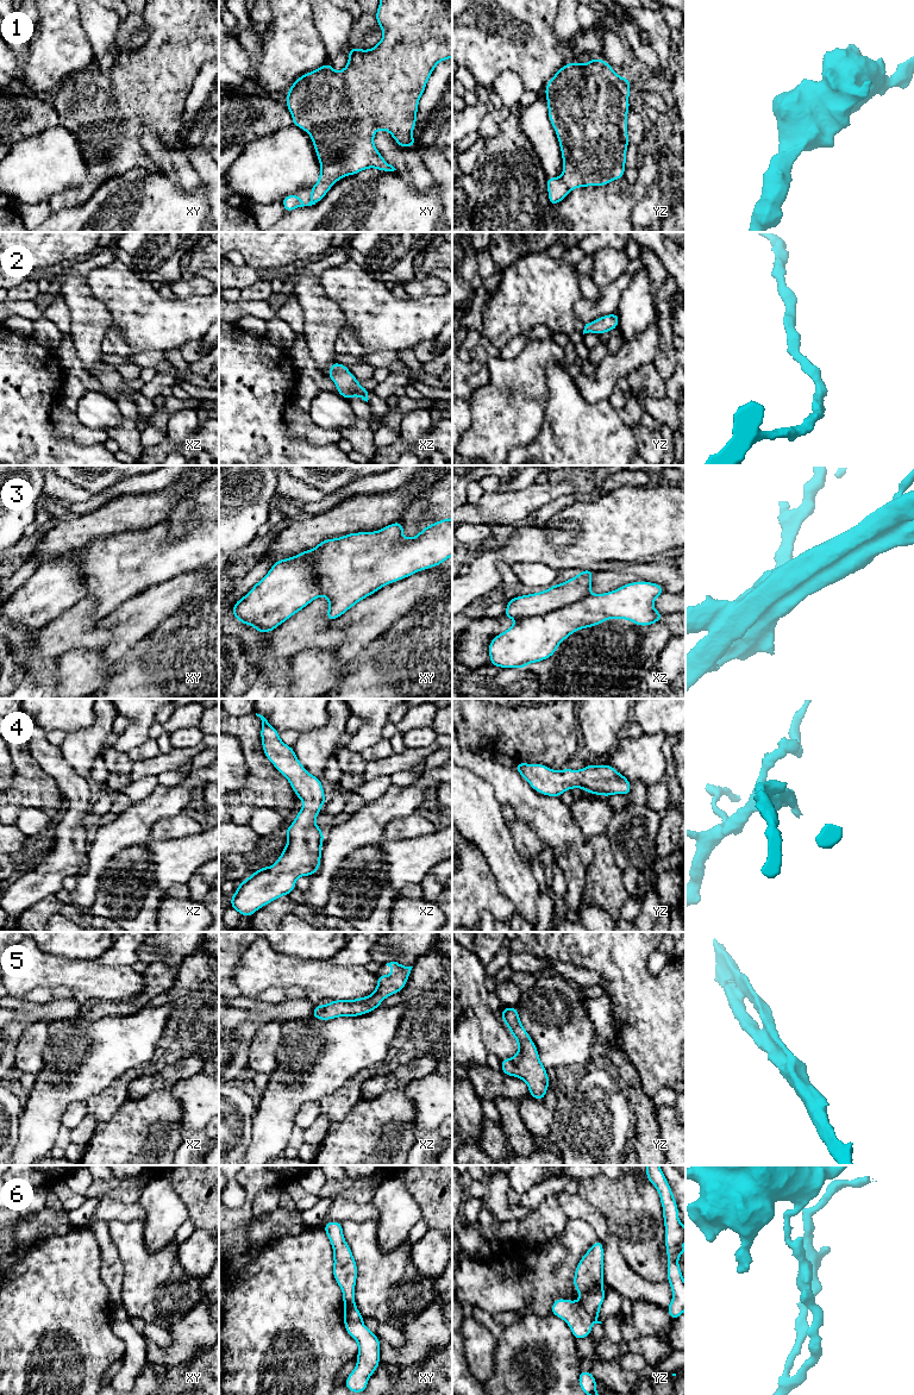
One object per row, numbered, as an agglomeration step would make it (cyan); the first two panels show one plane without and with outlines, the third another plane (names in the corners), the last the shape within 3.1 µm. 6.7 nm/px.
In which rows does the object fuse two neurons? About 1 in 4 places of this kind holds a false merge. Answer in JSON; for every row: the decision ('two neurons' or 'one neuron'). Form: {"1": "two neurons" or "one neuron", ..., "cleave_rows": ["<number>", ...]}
{"1": "one neuron", "2": "one neuron", "3": "two neurons", "4": "one neuron", "5": "one neuron", "6": "one neuron", "cleave_rows": ["3"]}

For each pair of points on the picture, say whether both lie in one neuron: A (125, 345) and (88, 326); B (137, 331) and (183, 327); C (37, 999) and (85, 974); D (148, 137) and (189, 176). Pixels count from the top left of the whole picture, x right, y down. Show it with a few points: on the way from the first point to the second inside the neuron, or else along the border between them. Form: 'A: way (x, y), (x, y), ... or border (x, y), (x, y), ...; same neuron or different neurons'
A: border (105, 306), (112, 325), (104, 337), (102, 352); different neurons
B: way (149, 327), (171, 327); same neuron
C: border (51, 989), (33, 988), (24, 995); different neurons
D: way (158, 148), (179, 167); same neuron

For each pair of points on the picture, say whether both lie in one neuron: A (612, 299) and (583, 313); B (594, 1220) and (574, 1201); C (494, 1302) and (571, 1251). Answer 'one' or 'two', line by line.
A: one
B: one
C: one

